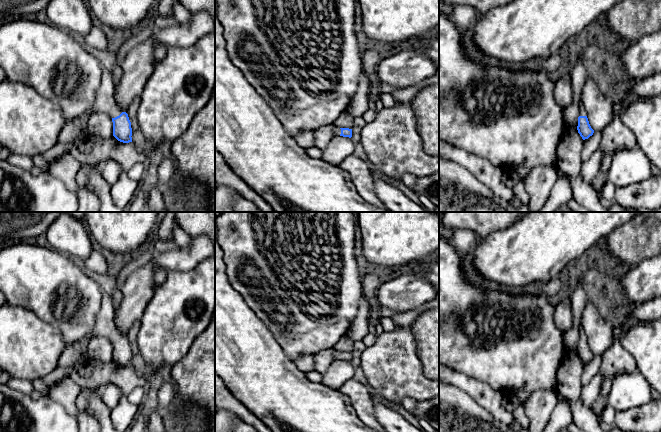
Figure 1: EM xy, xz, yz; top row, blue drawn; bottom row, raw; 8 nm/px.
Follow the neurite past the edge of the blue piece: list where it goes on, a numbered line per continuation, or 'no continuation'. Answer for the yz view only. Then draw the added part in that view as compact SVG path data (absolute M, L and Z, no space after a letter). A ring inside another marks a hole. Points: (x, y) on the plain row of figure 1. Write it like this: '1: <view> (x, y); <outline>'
1: yz (582, 336); M581 324L579 325L579 340L587 340Z

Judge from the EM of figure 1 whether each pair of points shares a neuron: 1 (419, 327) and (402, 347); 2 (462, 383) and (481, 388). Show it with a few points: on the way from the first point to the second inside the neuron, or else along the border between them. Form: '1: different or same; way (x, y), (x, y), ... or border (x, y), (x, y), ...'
1: different; border (410, 326), (419, 356)
2: same; way (467, 384), (476, 388)

